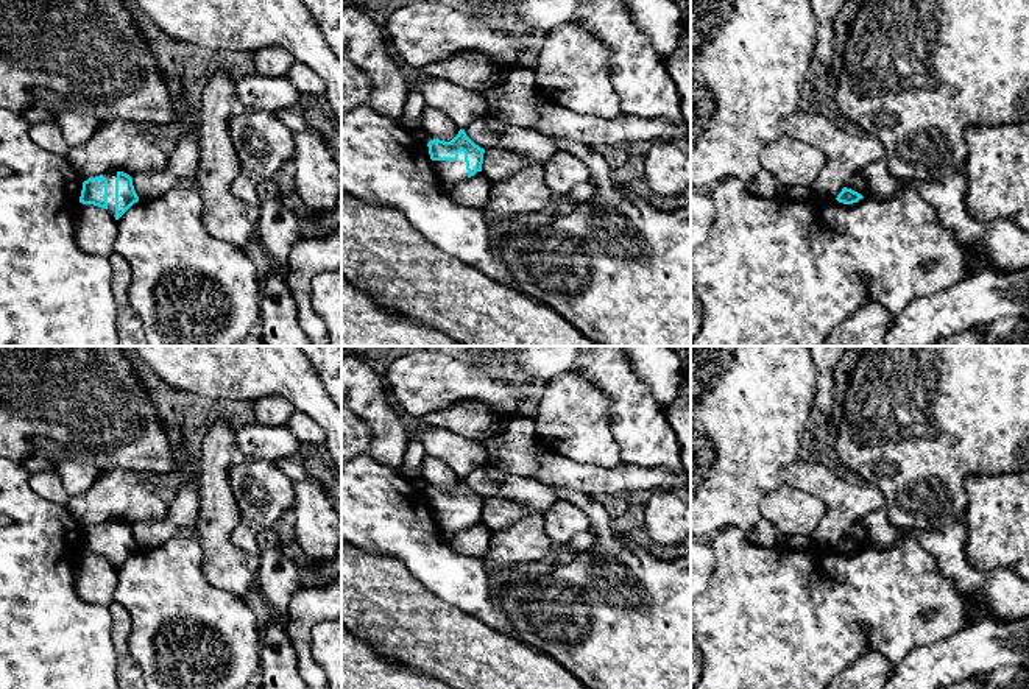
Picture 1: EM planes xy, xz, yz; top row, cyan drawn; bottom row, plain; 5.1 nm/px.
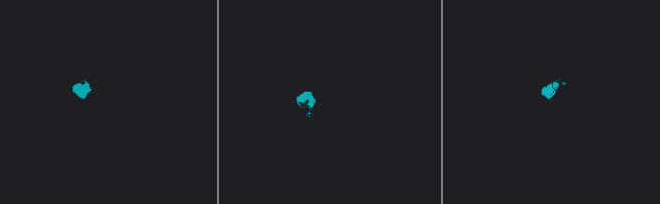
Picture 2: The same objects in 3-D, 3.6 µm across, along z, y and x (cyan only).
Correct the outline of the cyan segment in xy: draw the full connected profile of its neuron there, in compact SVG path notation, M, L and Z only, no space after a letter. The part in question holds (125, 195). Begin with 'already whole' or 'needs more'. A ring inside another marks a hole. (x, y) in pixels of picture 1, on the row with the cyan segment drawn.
needs more; M109 171L83 182L80 203L108 209L118 220L139 196L133 178L123 171Z

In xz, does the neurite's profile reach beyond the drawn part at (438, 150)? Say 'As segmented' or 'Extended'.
Extended

